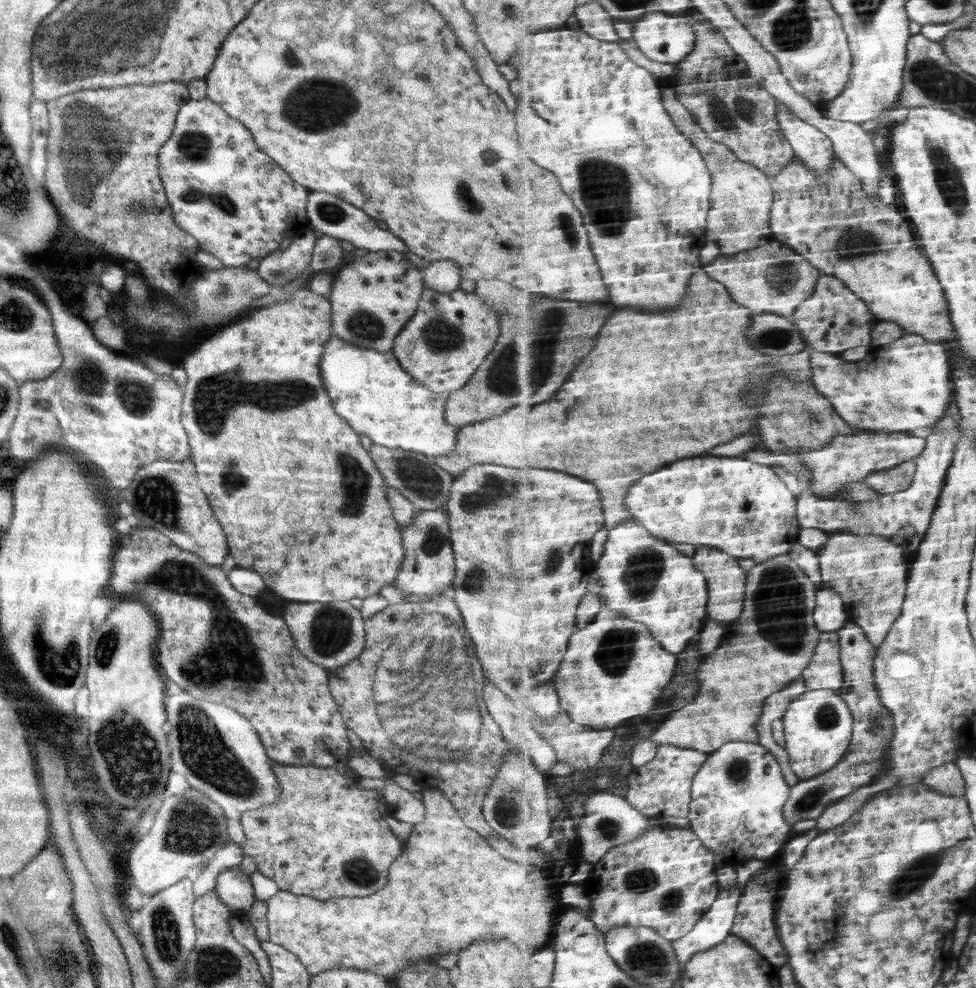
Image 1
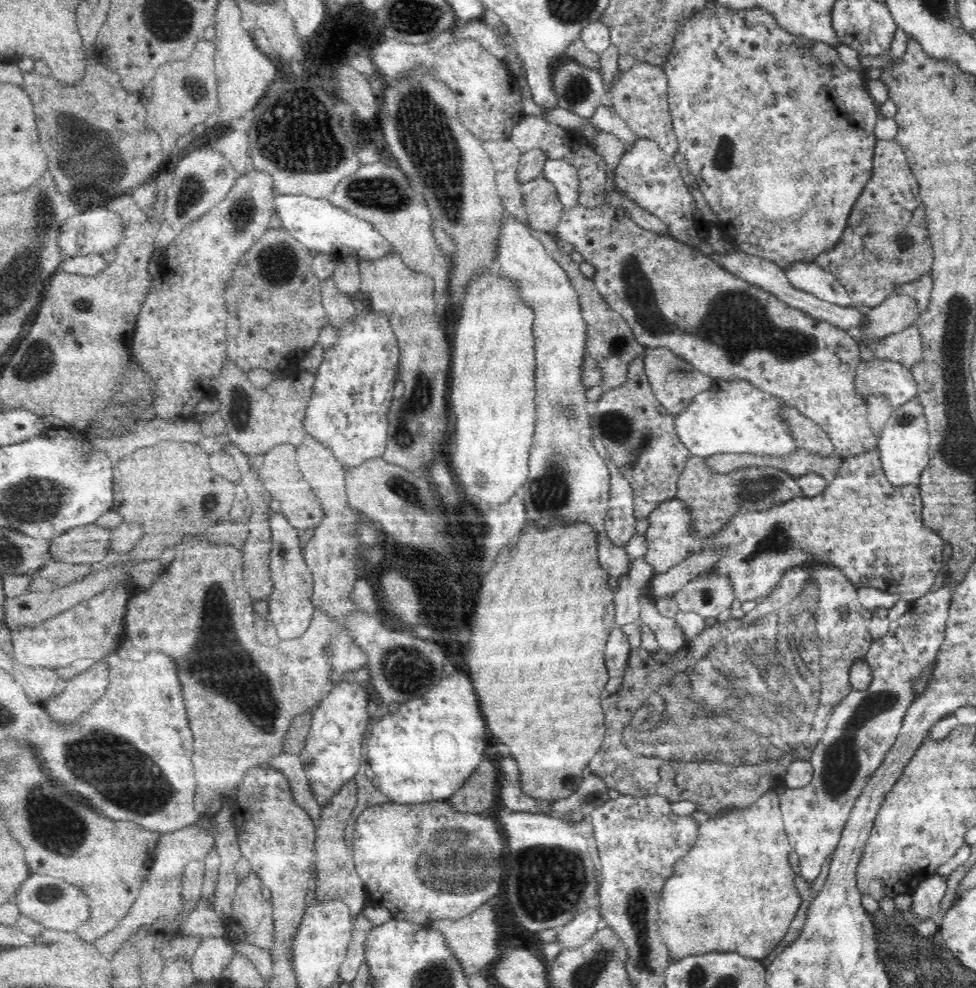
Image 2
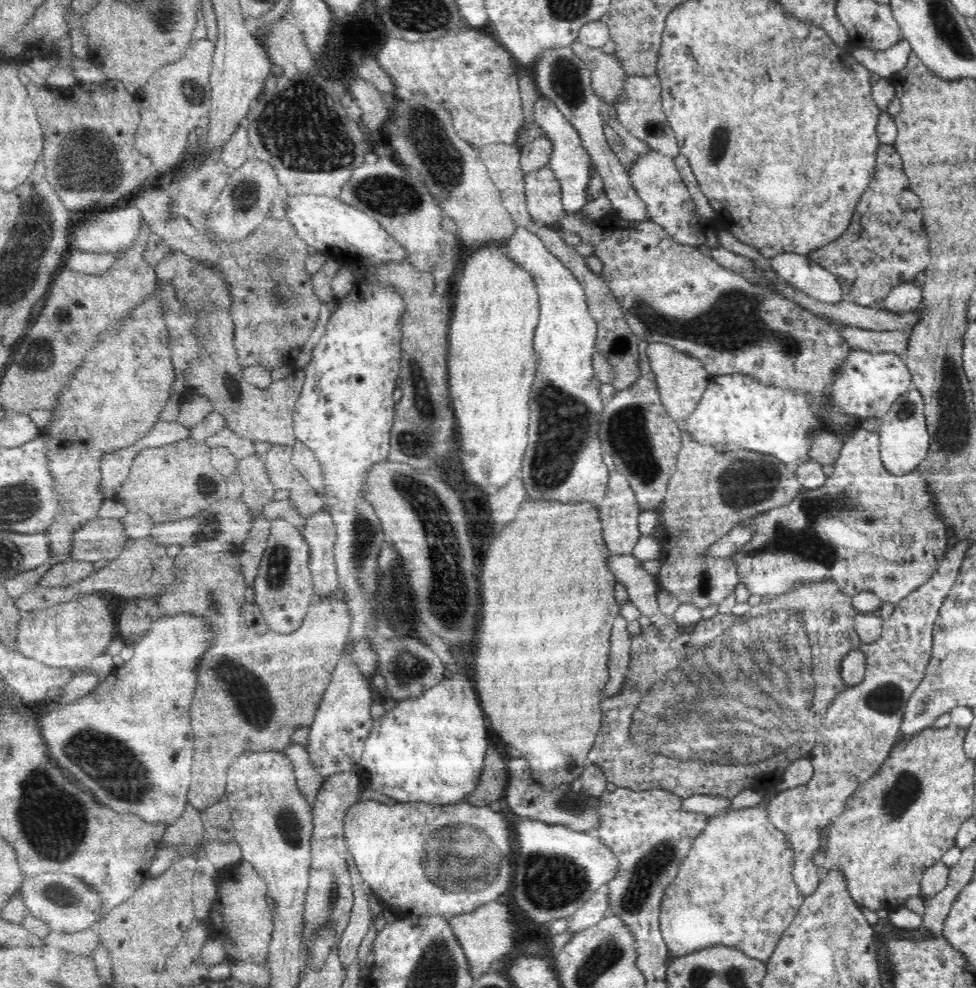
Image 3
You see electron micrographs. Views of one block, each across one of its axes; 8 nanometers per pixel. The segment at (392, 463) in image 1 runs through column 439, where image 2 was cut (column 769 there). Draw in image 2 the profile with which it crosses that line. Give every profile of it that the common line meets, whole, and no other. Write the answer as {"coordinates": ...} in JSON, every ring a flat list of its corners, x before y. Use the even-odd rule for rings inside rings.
{"coordinates":[[690,454,683,473,678,477,675,497,689,510,695,536,708,538,724,528,737,512,764,512,793,498,804,497,804,493,797,479,778,468,740,467,722,474,710,469,704,457]]}

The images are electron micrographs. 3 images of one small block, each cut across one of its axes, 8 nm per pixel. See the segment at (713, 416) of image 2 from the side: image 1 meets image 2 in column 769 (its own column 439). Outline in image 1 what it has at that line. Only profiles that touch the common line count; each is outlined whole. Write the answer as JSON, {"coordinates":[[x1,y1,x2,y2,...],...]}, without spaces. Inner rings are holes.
{"coordinates":[[330,336,330,340,324,344,324,354,321,356,319,367,333,410,348,422,356,433,368,436,372,443,391,449,414,451,431,457,447,455,454,450,459,428,450,425,444,418,446,399,440,393,414,380,400,366,392,351,382,353,378,350,360,348,340,340,338,336]]}

